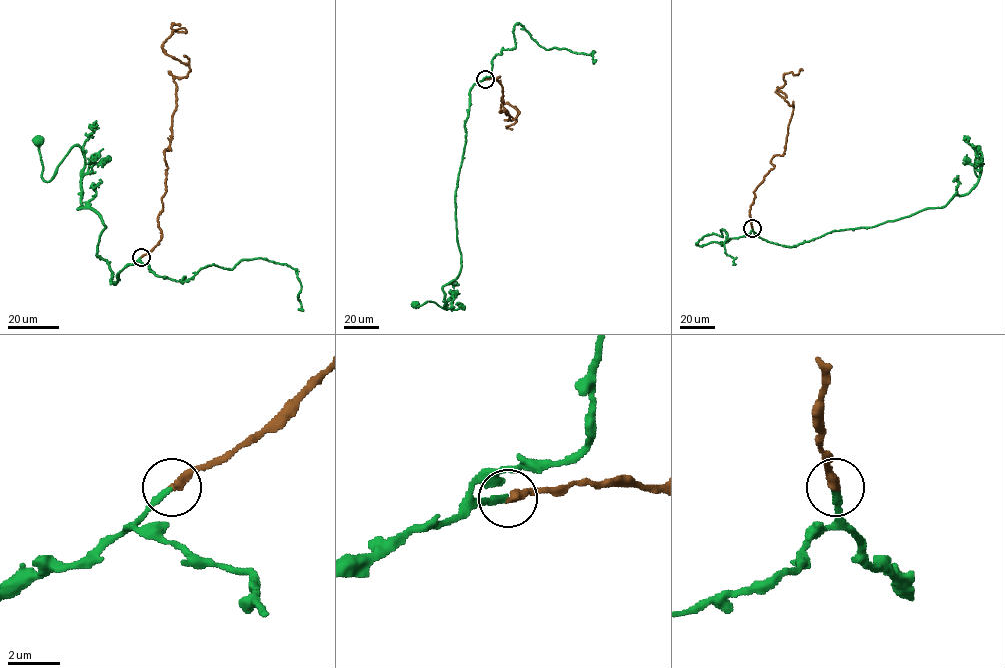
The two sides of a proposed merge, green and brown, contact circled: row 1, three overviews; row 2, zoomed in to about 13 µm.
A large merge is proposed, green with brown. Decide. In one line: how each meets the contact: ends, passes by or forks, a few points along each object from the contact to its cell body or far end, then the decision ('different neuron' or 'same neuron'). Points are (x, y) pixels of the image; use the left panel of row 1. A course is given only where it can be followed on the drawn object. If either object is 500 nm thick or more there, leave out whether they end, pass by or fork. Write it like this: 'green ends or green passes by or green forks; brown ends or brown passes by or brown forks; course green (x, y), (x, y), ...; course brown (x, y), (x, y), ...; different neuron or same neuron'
green ends; brown ends; course green (141, 257), (112, 283), (97, 255), (102, 219), (78, 208), (83, 151), (74, 146), (46, 181), (39, 140); course brown (141, 257), (161, 238), (174, 79), (190, 69), (161, 47), (174, 31), (186, 32), (171, 28), (180, 26); same neuron

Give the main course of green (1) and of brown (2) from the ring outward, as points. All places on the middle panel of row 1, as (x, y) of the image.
1: (486, 79), (469, 93), (455, 192), (461, 270), (442, 287), (447, 308), (429, 301), (416, 304)
2: (486, 79), (499, 76), (508, 120), (519, 112), (501, 105), (516, 120), (506, 126), (512, 129)

